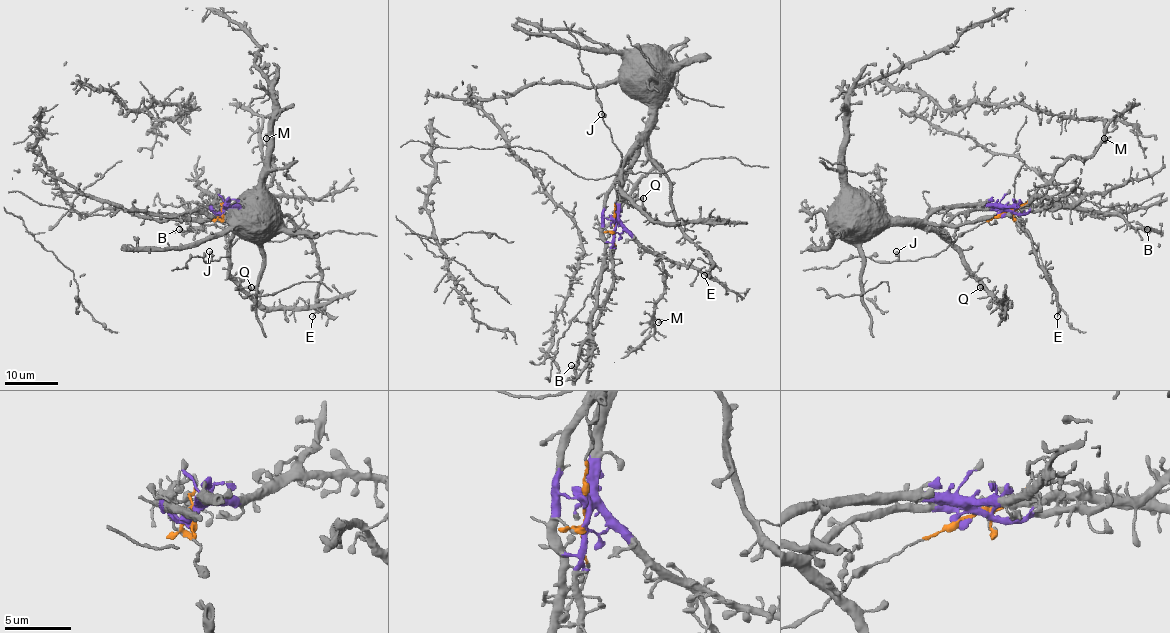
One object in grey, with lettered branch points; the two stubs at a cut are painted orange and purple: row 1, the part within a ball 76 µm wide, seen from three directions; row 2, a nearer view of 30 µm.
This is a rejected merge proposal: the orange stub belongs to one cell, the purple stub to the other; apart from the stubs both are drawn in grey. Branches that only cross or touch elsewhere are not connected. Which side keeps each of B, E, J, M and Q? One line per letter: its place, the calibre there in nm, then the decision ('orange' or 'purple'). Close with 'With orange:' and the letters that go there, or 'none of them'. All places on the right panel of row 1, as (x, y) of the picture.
B: (1147, 229) | 240 nm | purple
E: (1057, 316) | 160 nm | purple
J: (896, 251) | 480 nm | orange
M: (1104, 138) | 400 nm | purple
Q: (980, 287) | 440 nm | purple
With orange: J

